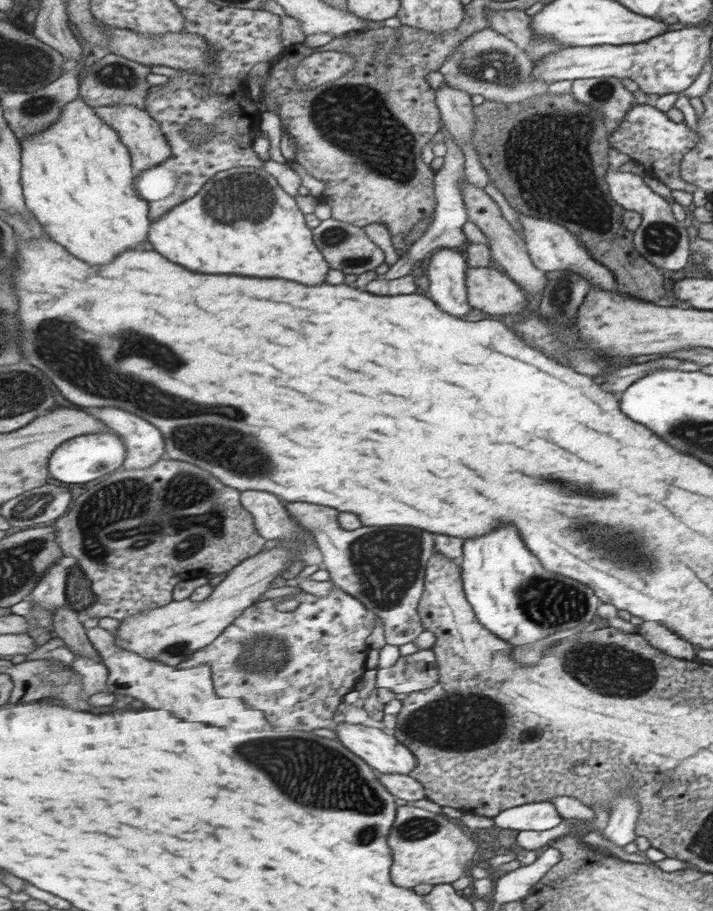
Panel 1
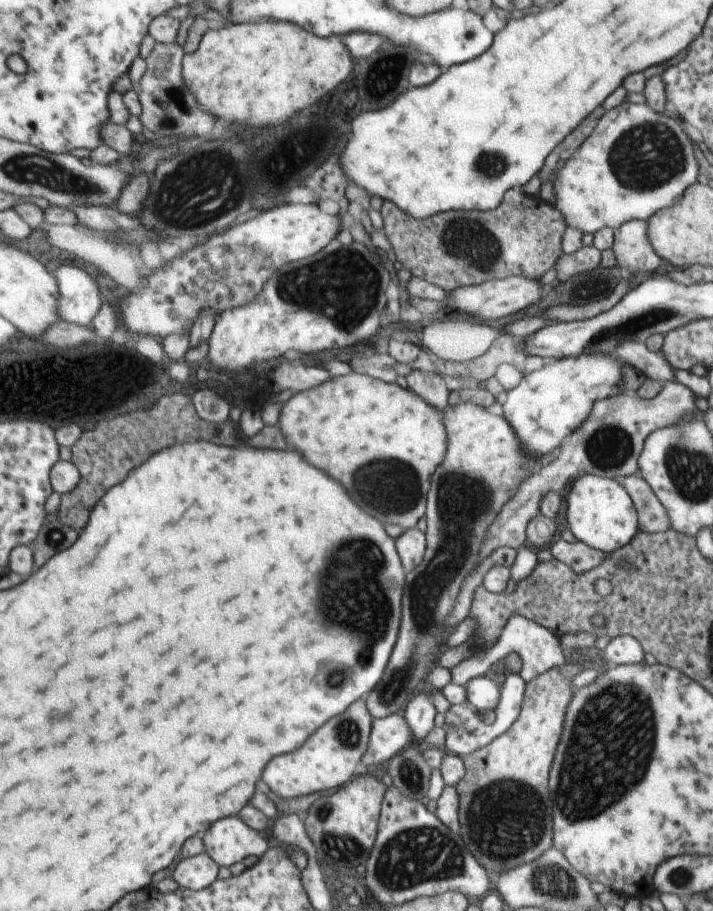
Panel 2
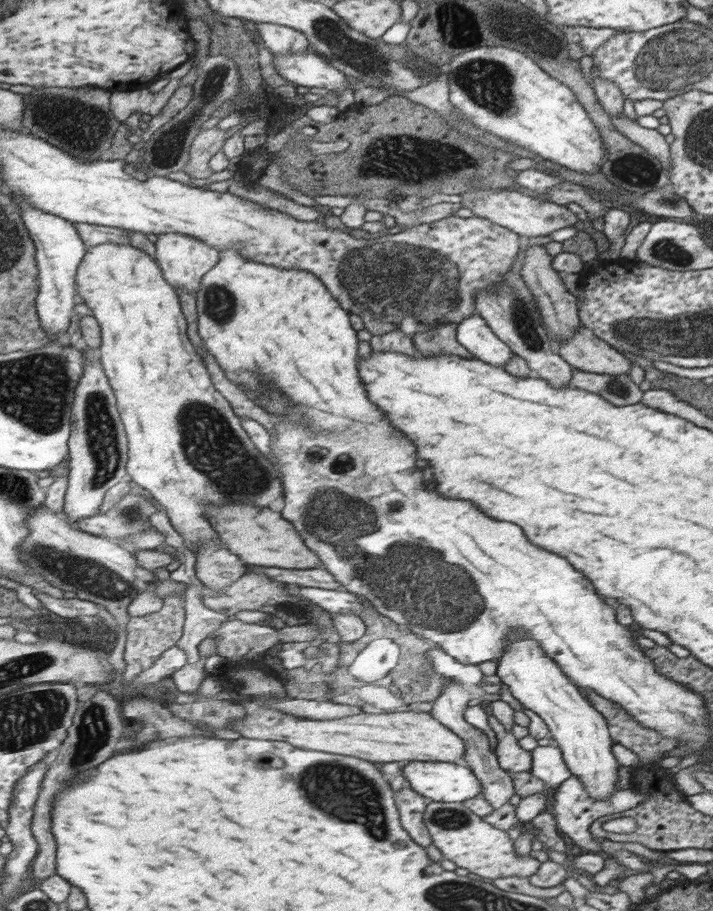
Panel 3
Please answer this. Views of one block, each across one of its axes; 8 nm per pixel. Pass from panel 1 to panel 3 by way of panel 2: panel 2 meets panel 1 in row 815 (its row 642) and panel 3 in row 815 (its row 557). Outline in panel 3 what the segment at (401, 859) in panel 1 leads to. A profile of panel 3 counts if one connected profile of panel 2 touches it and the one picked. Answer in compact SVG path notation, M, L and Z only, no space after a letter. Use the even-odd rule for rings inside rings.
M431 801L424 808L423 819L433 844L442 852L442 856L452 860L456 867L468 869L470 873L482 877L482 880L493 882L502 878L529 878L540 869L538 859L529 854L516 854L516 848L506 831L486 823L481 816L466 808L464 803Z

